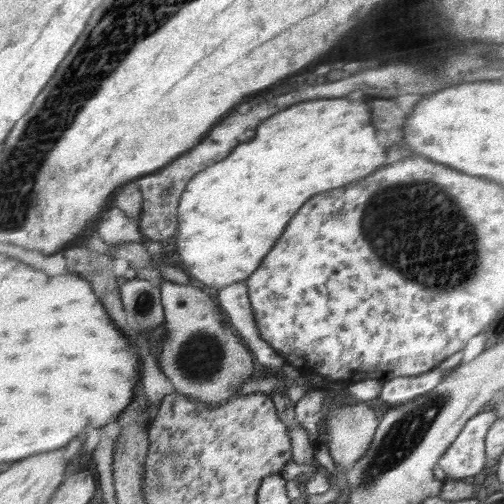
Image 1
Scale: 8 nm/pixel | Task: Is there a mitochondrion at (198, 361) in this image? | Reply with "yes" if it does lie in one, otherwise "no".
yes

